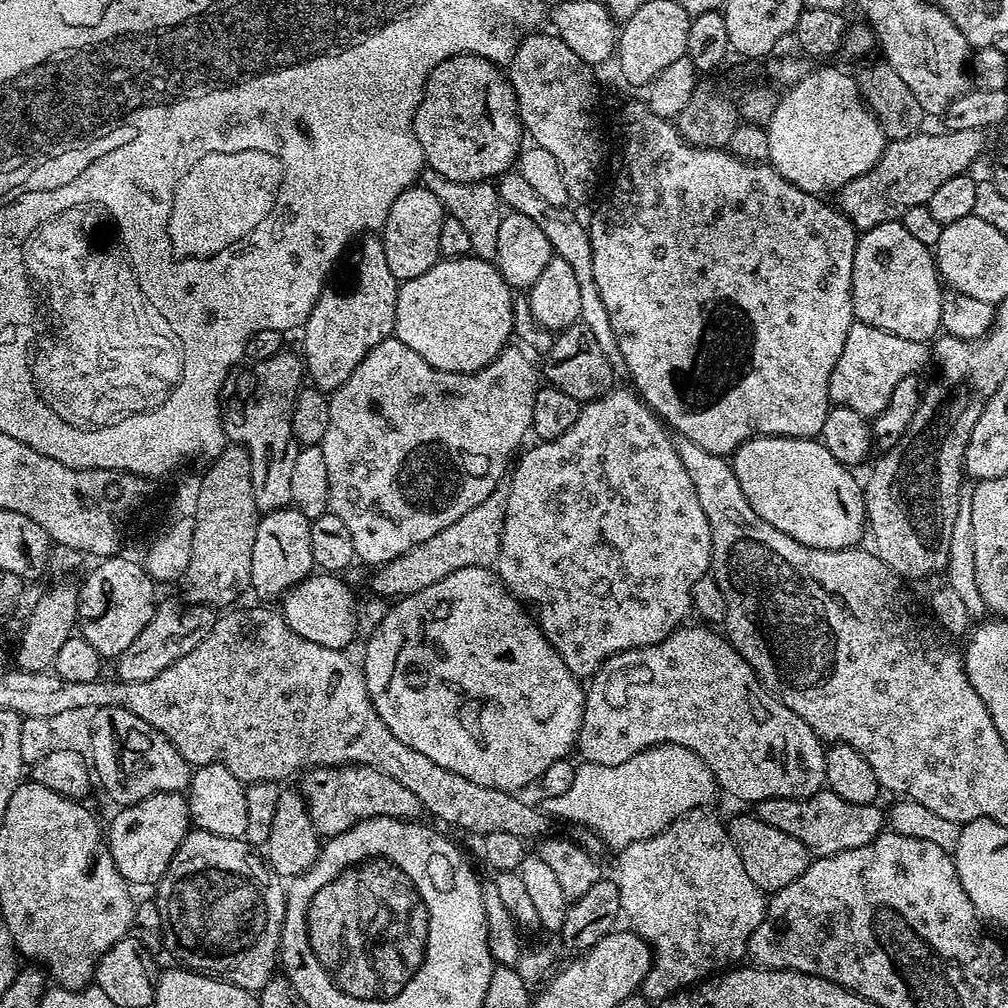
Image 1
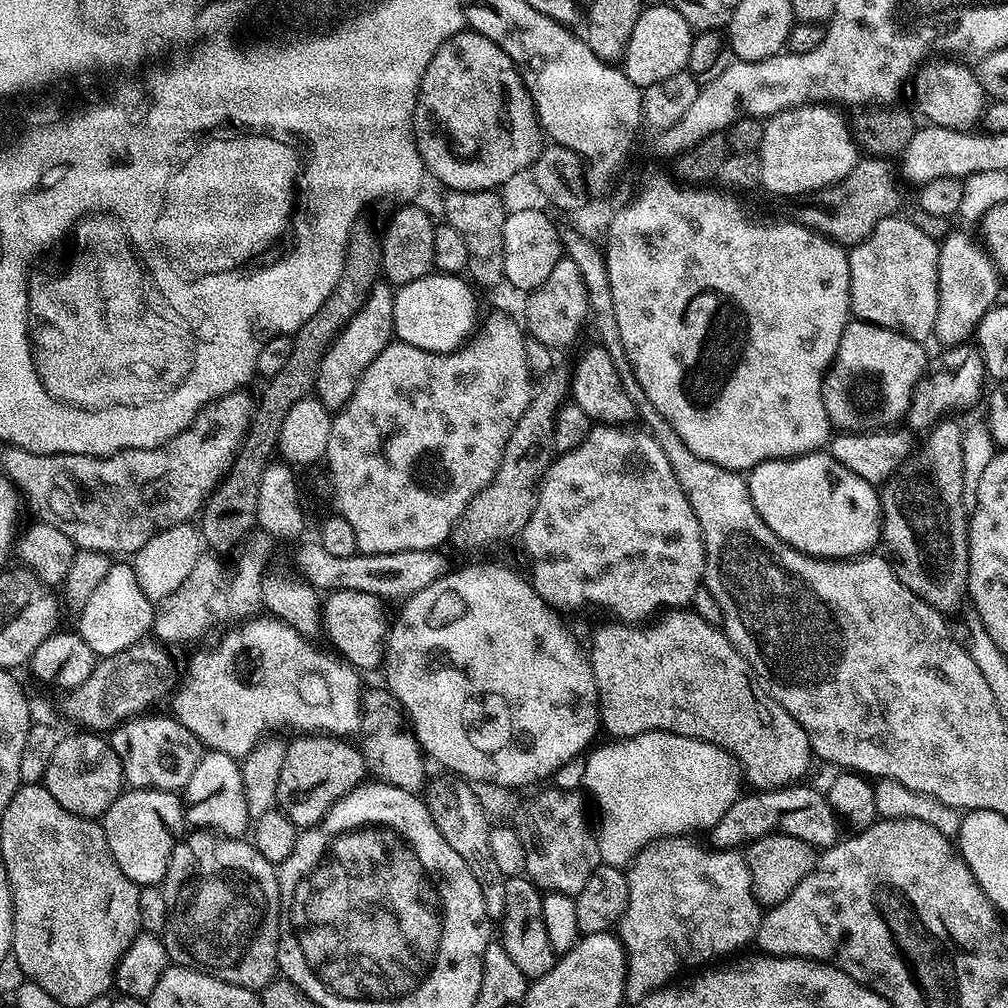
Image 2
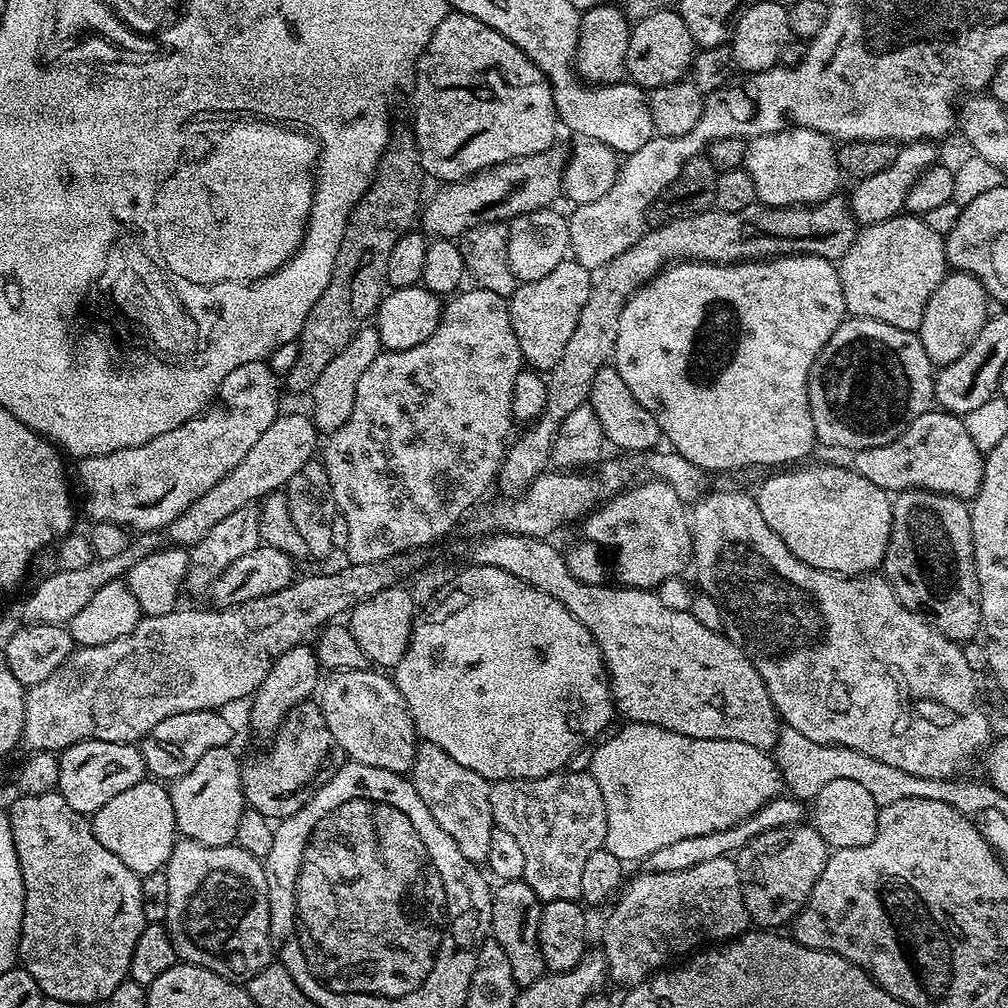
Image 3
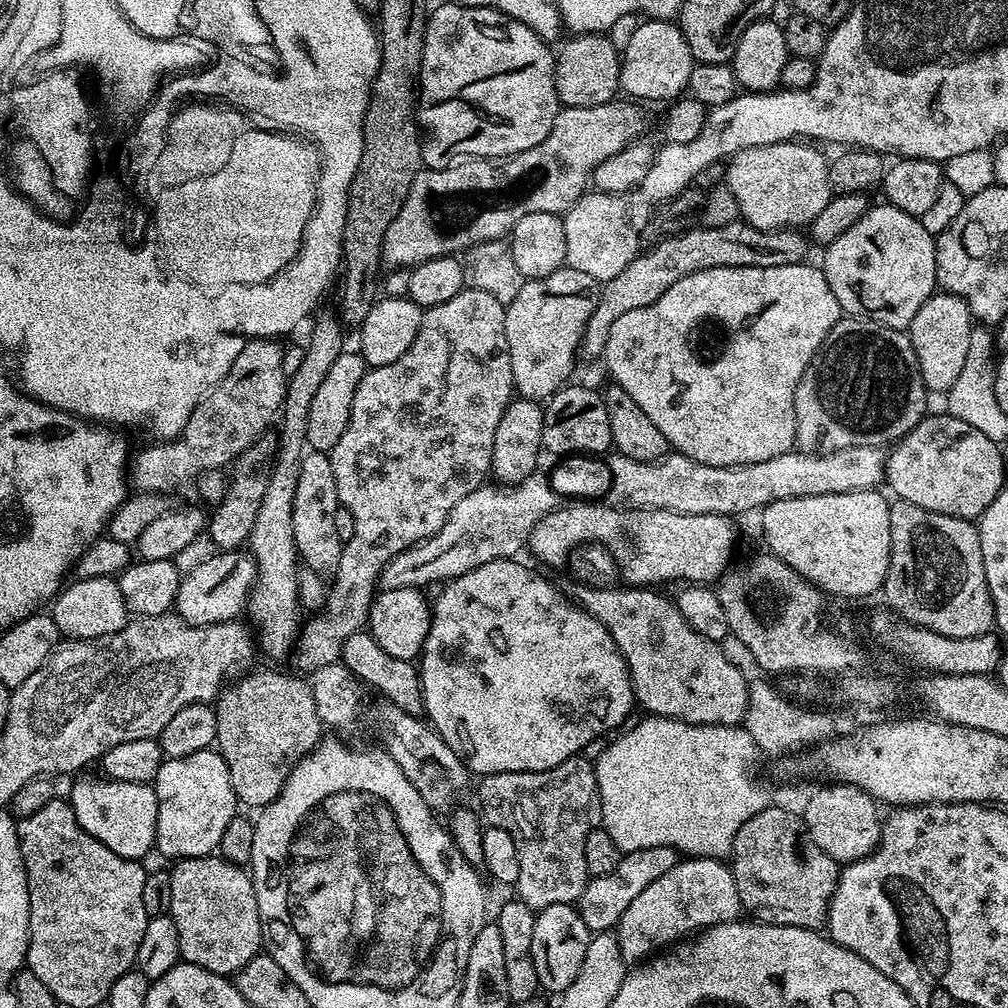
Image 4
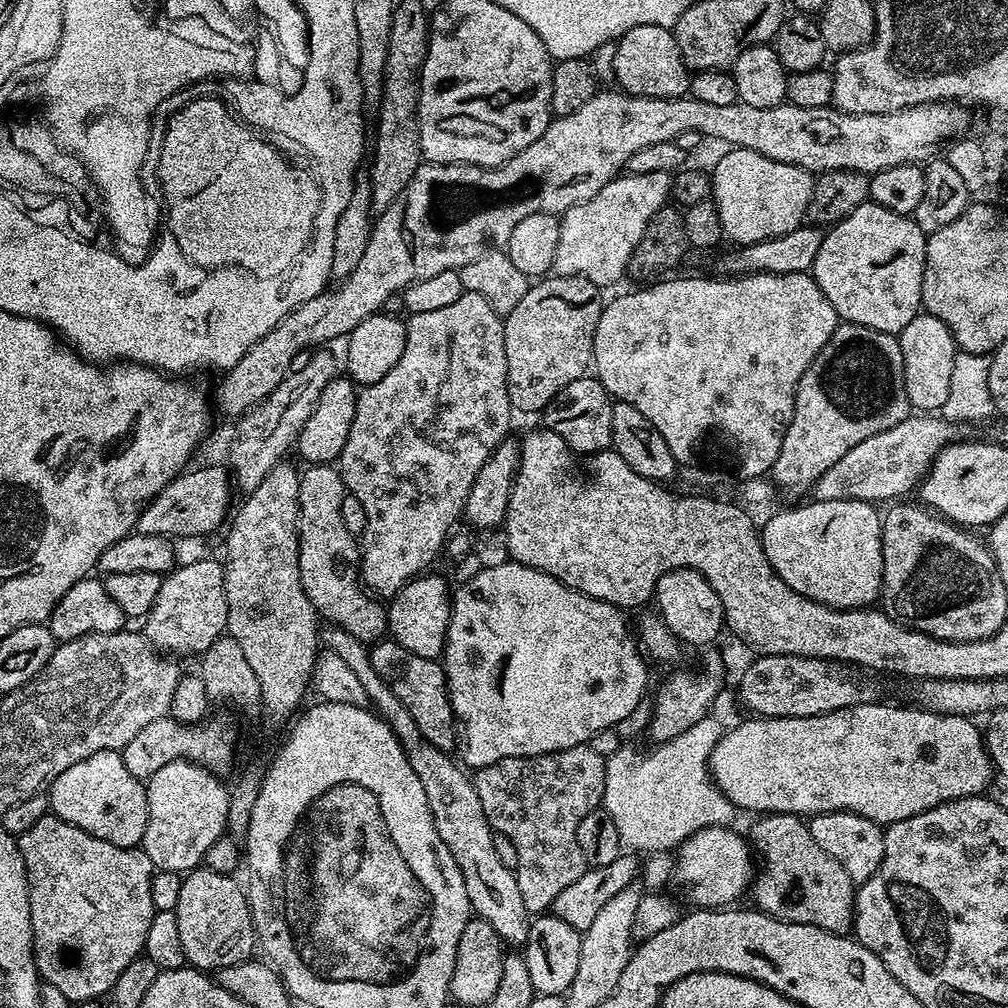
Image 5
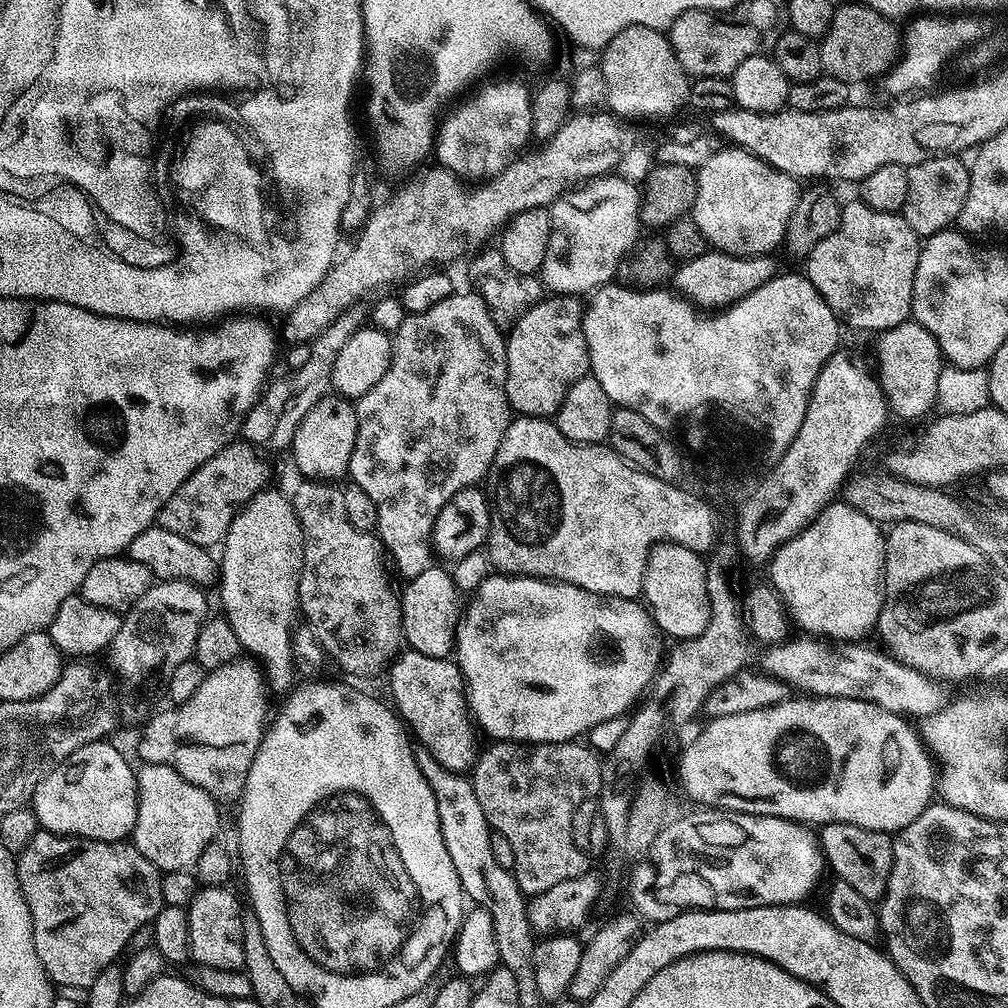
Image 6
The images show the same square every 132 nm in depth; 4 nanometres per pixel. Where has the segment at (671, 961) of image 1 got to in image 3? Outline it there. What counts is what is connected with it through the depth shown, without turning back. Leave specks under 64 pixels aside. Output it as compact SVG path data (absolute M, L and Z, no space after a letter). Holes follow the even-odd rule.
M714 858L714 862L701 862L699 866L690 866L690 870L641 872L615 901L616 909L609 914L604 928L602 955L606 976L620 990L638 986L675 956L683 957L709 942L723 942L749 931L750 921L735 859Z

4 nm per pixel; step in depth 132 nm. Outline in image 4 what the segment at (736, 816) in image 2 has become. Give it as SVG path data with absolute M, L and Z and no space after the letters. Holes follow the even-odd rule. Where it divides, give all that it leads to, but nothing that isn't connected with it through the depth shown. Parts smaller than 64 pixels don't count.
M646 846L646 850L634 850L621 855L618 867L610 870L608 876L594 876L589 879L588 884L582 890L578 901L578 911L582 922L592 933L612 932L619 924L622 914L626 914L626 906L650 886L650 882L662 878L666 870L674 870L678 862L678 853L676 849L670 846Z

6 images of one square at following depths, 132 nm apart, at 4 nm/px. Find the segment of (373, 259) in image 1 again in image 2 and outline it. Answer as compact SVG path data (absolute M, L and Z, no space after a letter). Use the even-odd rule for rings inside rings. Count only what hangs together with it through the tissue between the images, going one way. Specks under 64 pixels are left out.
M377 282L372 287L372 293L366 298L362 310L358 310L358 314L354 314L354 318L350 318L350 322L346 322L344 329L337 334L335 342L326 350L326 354L322 358L322 366L318 366L318 378L314 389L315 399L320 400L324 408L329 410L344 408L346 402L350 402L366 366L370 366L370 362L374 362L374 358L378 358L378 354L382 354L382 350L386 350L386 346L393 343L395 301L393 289L387 283Z

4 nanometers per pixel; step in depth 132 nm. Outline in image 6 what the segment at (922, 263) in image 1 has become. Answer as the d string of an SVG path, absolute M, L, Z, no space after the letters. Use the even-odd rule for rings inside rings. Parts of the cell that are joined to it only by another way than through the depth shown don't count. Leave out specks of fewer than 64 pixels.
M852 198L841 207L838 230L822 238L806 257L806 275L847 327L849 324L879 334L887 328L909 323L914 270L918 270L921 243L921 237L910 230L903 215L879 212Z

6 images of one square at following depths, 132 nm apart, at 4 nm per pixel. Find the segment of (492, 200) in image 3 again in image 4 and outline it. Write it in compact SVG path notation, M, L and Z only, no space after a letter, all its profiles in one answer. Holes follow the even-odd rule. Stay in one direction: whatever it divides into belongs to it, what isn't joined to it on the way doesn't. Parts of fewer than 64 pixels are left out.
M617 98L602 106L589 108L561 107L560 113L554 118L550 134L546 134L538 146L520 152L517 156L496 163L488 158L468 158L446 168L424 168L414 178L410 194L406 194L406 202L402 202L402 210L398 210L390 230L386 232L382 248L383 263L392 270L411 269L430 258L456 256L467 252L475 244L505 239L518 218L526 214L567 212L584 195L591 174L599 164L643 137L640 135L644 132L644 112L640 108L643 107L639 103L628 98Z

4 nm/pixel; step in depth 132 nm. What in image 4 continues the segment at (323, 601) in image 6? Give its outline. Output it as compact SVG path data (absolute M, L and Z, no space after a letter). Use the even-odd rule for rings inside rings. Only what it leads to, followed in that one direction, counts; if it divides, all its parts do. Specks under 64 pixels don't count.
M305 451L300 463L298 487L294 490L294 542L297 557L303 567L310 572L317 572L327 577L335 573L344 544L340 542L337 527L334 524L335 511L340 508L338 486L334 482L332 458L326 452Z

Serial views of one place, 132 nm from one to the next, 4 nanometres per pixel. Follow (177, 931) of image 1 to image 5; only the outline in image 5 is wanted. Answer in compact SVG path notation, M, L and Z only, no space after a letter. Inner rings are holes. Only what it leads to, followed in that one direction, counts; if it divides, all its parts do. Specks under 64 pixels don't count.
M193 868L184 876L182 891L178 897L175 913L178 918L178 935L182 941L182 954L185 961L193 968L215 970L234 966L253 955L252 947L257 947L256 928L252 925L252 911L248 905L247 891L236 881L235 875L218 874L214 870Z

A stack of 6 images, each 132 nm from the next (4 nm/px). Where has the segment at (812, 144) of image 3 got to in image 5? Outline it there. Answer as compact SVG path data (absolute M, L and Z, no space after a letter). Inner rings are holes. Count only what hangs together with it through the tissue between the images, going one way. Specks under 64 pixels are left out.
M732 148L720 161L716 164L716 169L711 169L710 175L712 178L712 195L711 199L714 201L716 209L718 210L718 218L722 218L722 230L725 237L730 241L733 240L733 245L743 246L745 244L757 244L763 240L769 240L770 238L778 238L782 234L790 234L790 230L801 227L805 223L808 207L810 206L810 194L812 193L812 186L814 183L813 173L807 172L804 168L799 168L793 164L787 164L786 162L778 162L777 160L771 160L766 158L762 154L758 154L754 150L746 150L745 148Z

